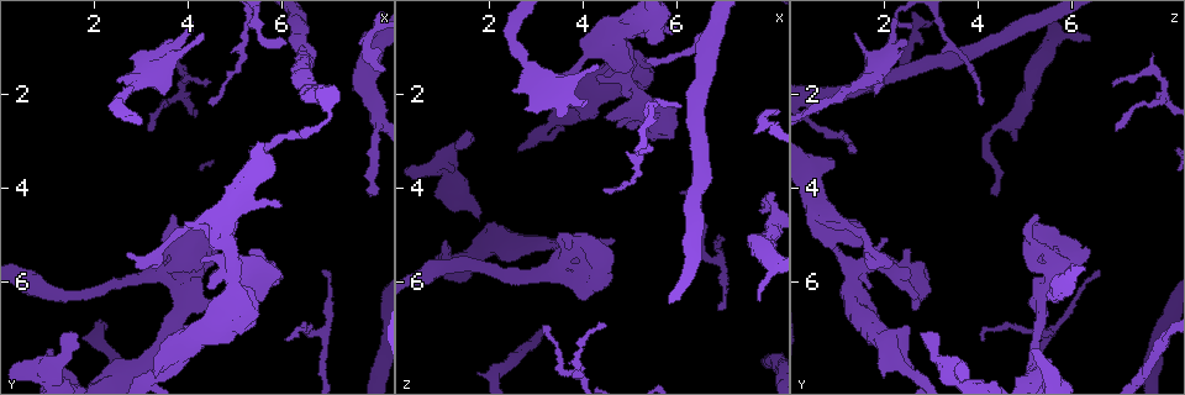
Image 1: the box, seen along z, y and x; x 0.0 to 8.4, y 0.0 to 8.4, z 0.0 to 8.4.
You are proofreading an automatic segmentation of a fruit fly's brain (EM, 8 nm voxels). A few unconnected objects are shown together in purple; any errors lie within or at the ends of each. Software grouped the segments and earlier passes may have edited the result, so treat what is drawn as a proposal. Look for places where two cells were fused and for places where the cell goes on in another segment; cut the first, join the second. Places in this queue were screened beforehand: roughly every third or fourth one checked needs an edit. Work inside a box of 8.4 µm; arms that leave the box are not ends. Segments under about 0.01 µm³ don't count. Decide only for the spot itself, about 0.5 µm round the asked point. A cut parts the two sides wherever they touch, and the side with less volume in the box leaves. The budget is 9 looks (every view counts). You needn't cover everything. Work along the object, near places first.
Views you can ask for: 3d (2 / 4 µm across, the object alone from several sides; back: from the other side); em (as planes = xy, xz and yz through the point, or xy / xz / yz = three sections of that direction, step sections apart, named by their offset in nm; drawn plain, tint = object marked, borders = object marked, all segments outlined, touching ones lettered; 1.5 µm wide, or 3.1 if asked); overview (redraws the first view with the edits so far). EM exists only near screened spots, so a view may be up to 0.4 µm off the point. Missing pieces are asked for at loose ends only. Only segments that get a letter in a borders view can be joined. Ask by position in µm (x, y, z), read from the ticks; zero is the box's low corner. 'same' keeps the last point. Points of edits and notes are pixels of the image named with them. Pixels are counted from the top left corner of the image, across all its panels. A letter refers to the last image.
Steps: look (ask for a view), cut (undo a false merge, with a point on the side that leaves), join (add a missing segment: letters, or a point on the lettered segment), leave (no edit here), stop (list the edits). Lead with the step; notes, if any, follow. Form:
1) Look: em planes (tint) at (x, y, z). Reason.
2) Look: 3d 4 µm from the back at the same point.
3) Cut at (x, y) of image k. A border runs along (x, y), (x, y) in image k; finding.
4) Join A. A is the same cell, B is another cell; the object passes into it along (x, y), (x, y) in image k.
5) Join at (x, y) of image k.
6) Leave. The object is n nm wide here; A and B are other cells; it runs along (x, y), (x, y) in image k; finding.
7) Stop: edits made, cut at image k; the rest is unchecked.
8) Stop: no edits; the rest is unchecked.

Look: em xy step 4 (tint) at (4.55, 1.75, 6.95). Branch stops here.

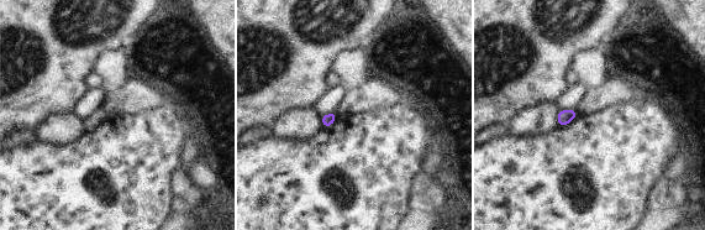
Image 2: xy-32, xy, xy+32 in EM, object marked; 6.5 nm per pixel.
Look: em planes (borders) at the same point. Another direction.

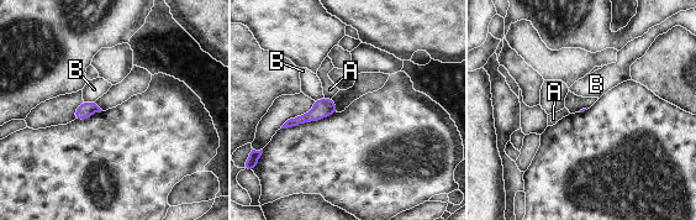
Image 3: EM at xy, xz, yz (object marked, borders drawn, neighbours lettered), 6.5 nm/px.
Leave. A and B are other cells; a border runs along (84, 100), (94, 103) in image 3; no lettered segment goes on from it.

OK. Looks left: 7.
Look: 3d 2 µm at (7.75, 0.85, 6.45). Tapers out.

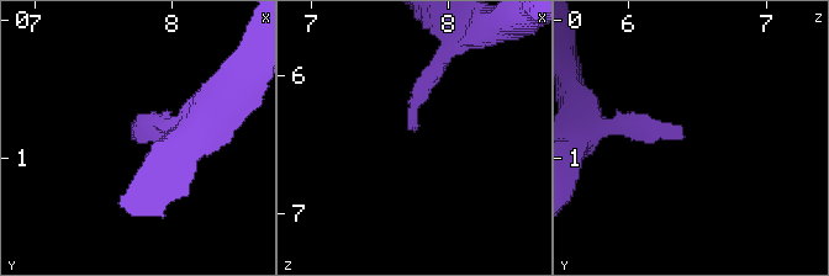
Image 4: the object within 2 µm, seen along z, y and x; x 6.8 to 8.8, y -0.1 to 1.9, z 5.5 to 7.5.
Look: em planes (plain) at (7.72, 0.78, 6.42).

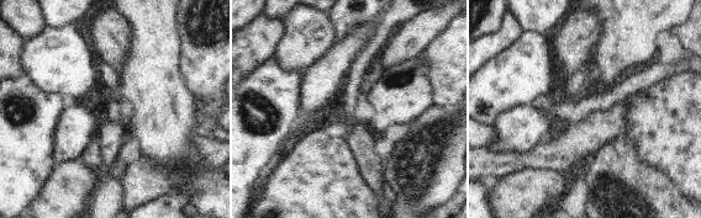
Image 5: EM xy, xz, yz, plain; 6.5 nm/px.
Look: em planes (borders) at the same point. See the neighbours.

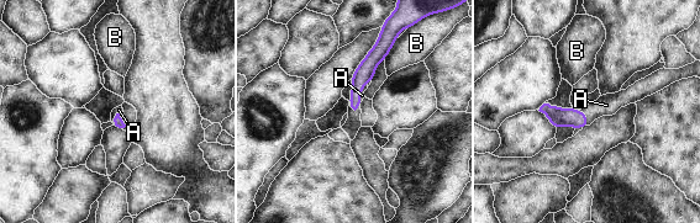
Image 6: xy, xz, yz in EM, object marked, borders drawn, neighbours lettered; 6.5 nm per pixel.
Join A. A is the same cell, B is another cell; the object passes into it along (117, 120), (121, 118), (119, 110) in image 6; the cell continues.

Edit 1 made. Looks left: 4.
Look: overview.

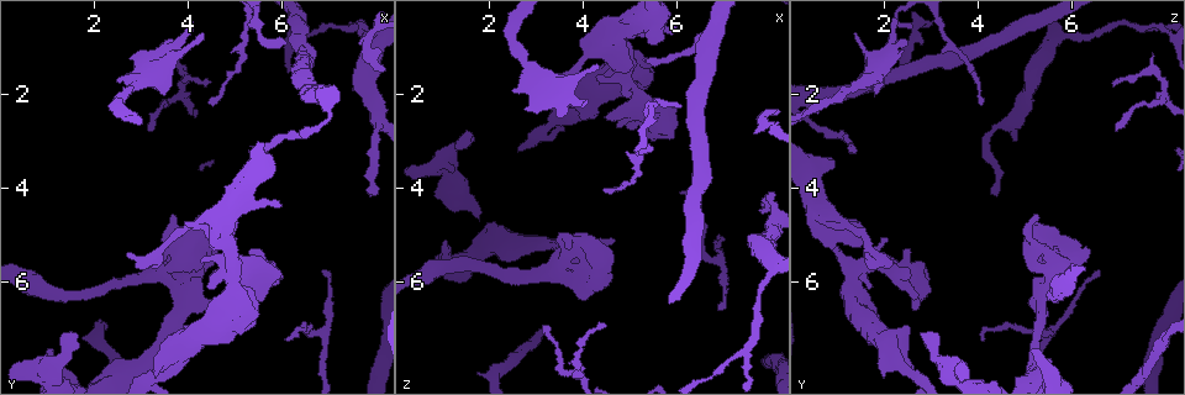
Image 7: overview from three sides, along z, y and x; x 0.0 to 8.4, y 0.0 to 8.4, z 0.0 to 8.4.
Look: 3d 2 µm at (6.10, 7.20, 4.15). Free end.

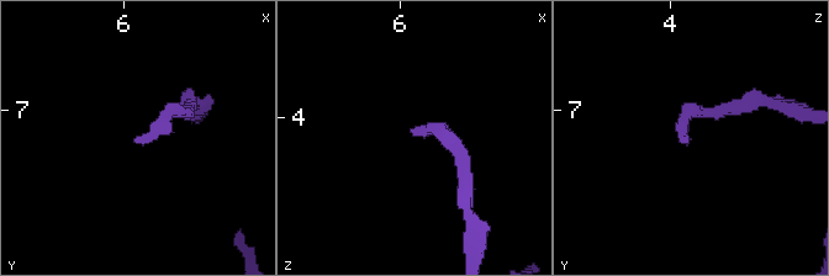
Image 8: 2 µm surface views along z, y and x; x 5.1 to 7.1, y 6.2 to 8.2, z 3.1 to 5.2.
Look: em planes (plain) at (6.06, 7.22, 4.10).

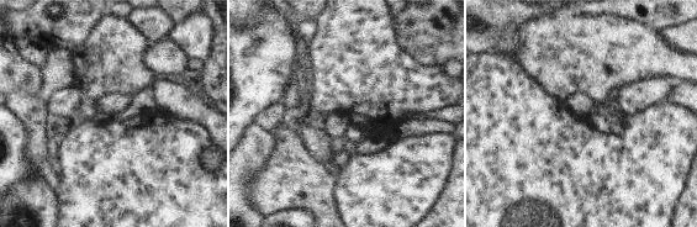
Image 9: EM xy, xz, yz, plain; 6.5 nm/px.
Look: em planes (borders) at the same point. See the neighbours.

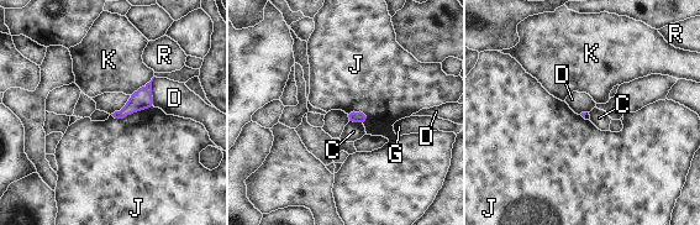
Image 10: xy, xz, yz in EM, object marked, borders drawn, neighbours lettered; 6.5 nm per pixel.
Leave. C, D, G, J, K and R are other cells; a border runs along (154, 106), (122, 118), (111, 115) in image 10; none of them fits.

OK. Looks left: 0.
Stop: edits made, join at image 6; the rest is unchecked.

